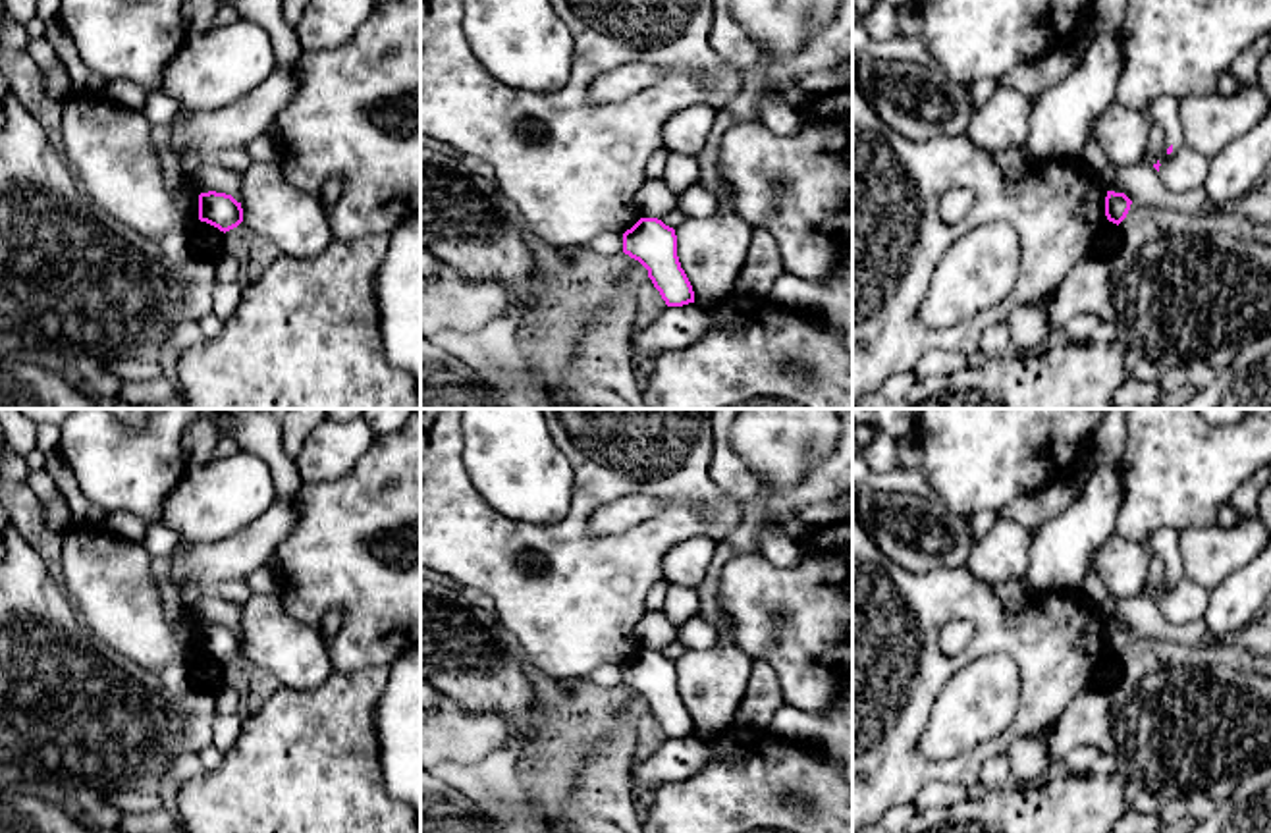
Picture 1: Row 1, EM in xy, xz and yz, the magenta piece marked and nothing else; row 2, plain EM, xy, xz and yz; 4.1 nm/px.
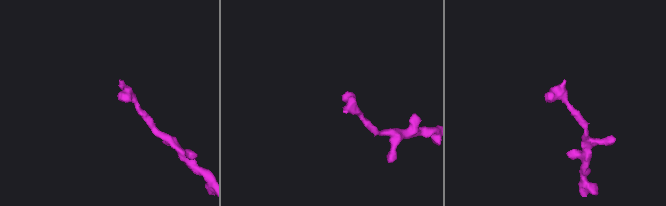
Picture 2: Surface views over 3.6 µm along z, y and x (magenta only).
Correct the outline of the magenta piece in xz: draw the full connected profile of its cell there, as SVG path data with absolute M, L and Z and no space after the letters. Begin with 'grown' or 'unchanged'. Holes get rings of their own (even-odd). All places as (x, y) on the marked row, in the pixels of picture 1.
unchanged; M640 218L623 233L623 253L638 260L667 307L694 303L692 285L677 256L675 229L658 218Z

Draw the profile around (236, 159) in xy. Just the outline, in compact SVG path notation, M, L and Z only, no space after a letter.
M230 147L226 150L220 150L212 160L216 160L220 166L243 174L253 158L247 150L247 147Z

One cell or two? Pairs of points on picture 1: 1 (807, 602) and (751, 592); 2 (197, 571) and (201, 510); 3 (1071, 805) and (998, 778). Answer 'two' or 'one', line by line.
1: one
2: two
3: two

